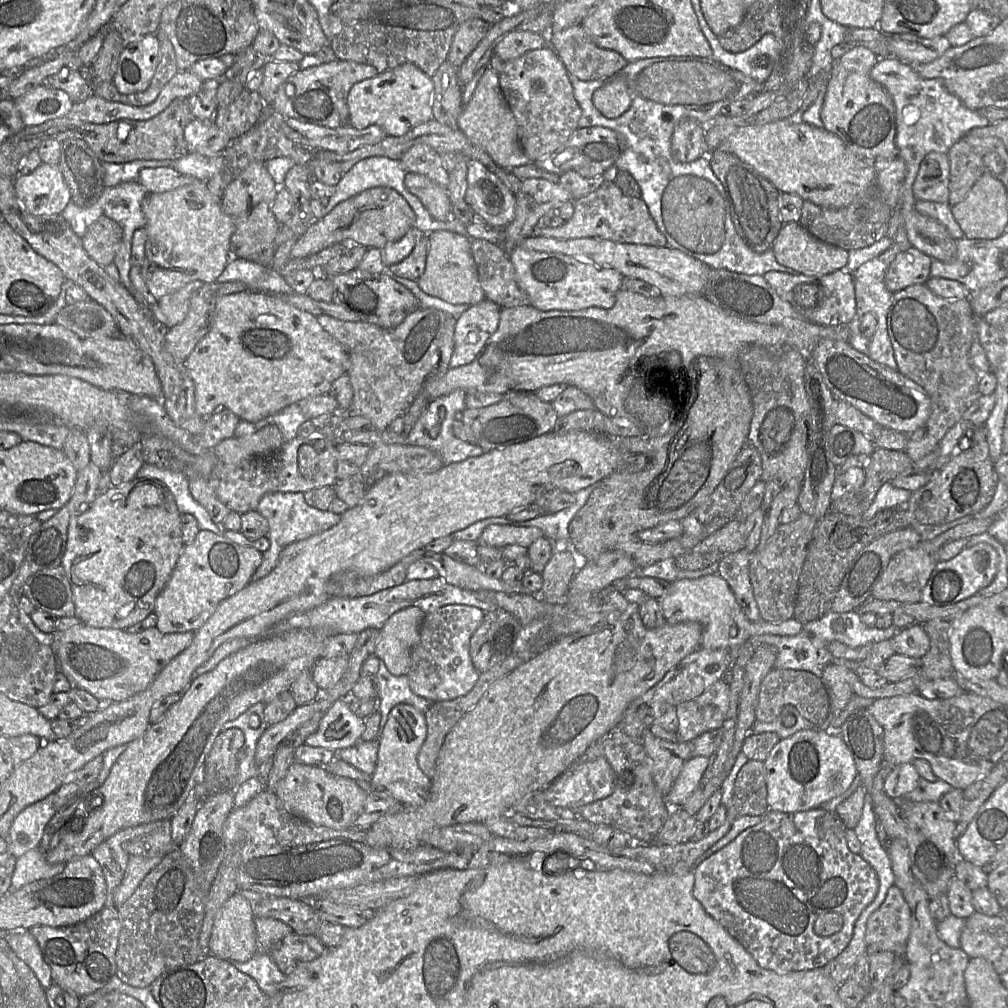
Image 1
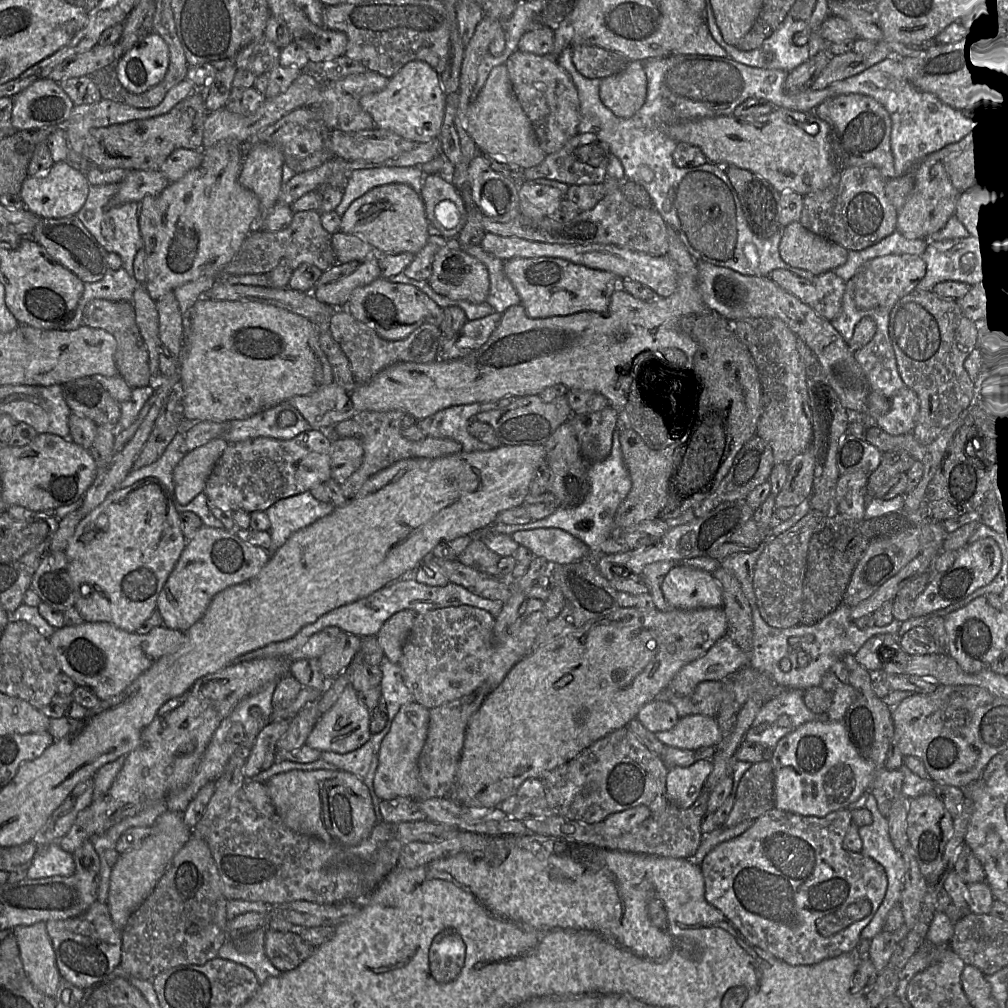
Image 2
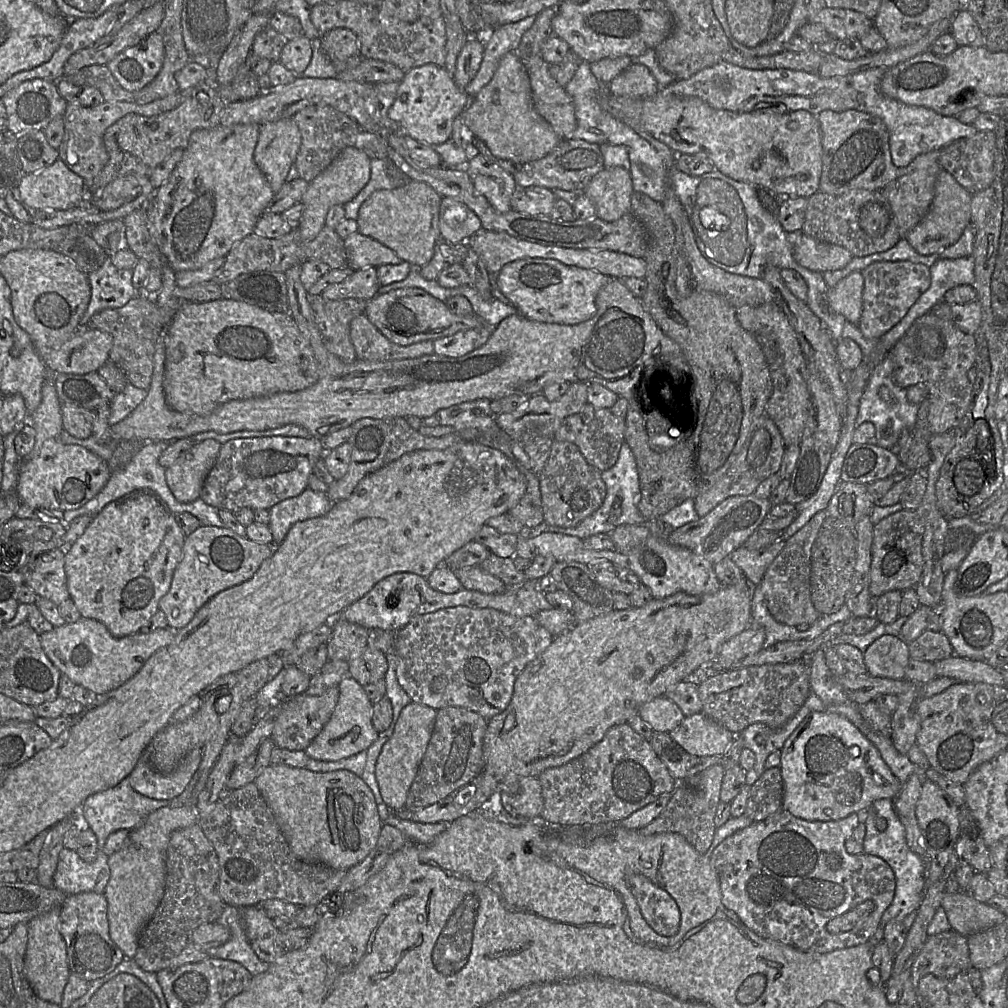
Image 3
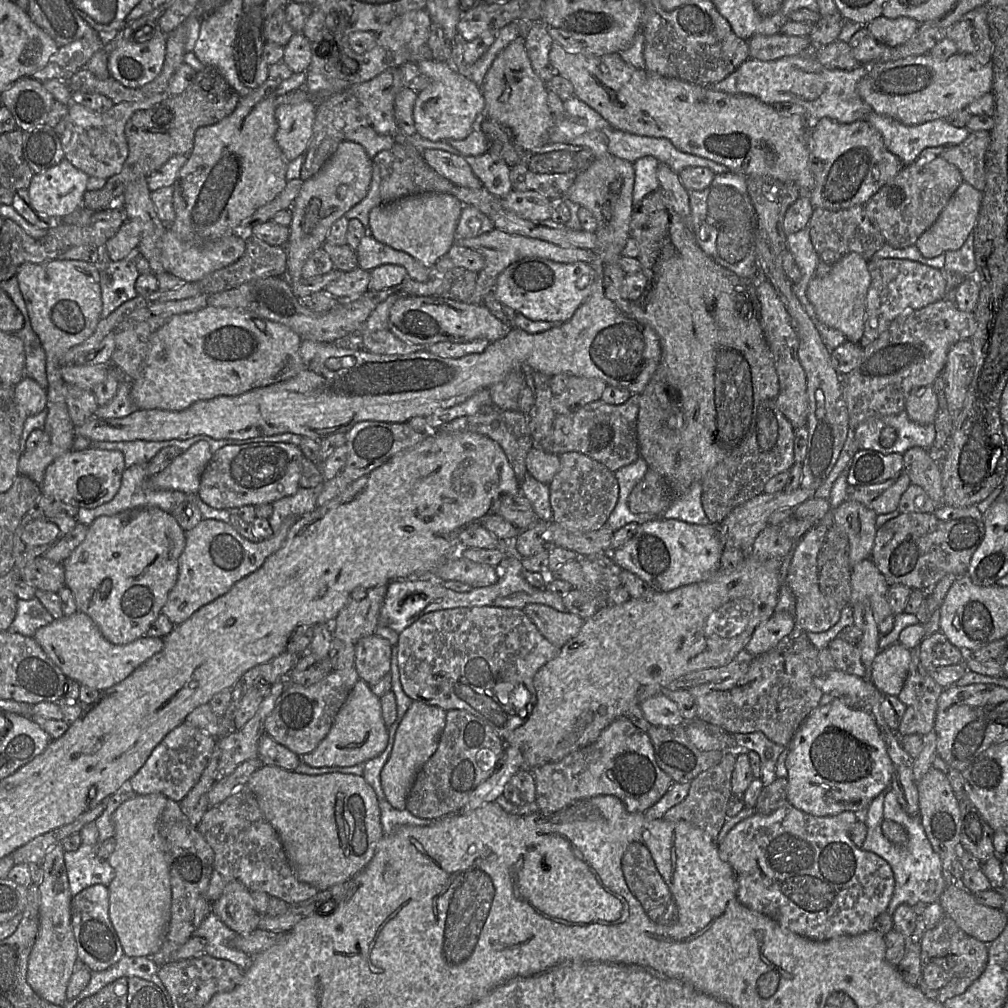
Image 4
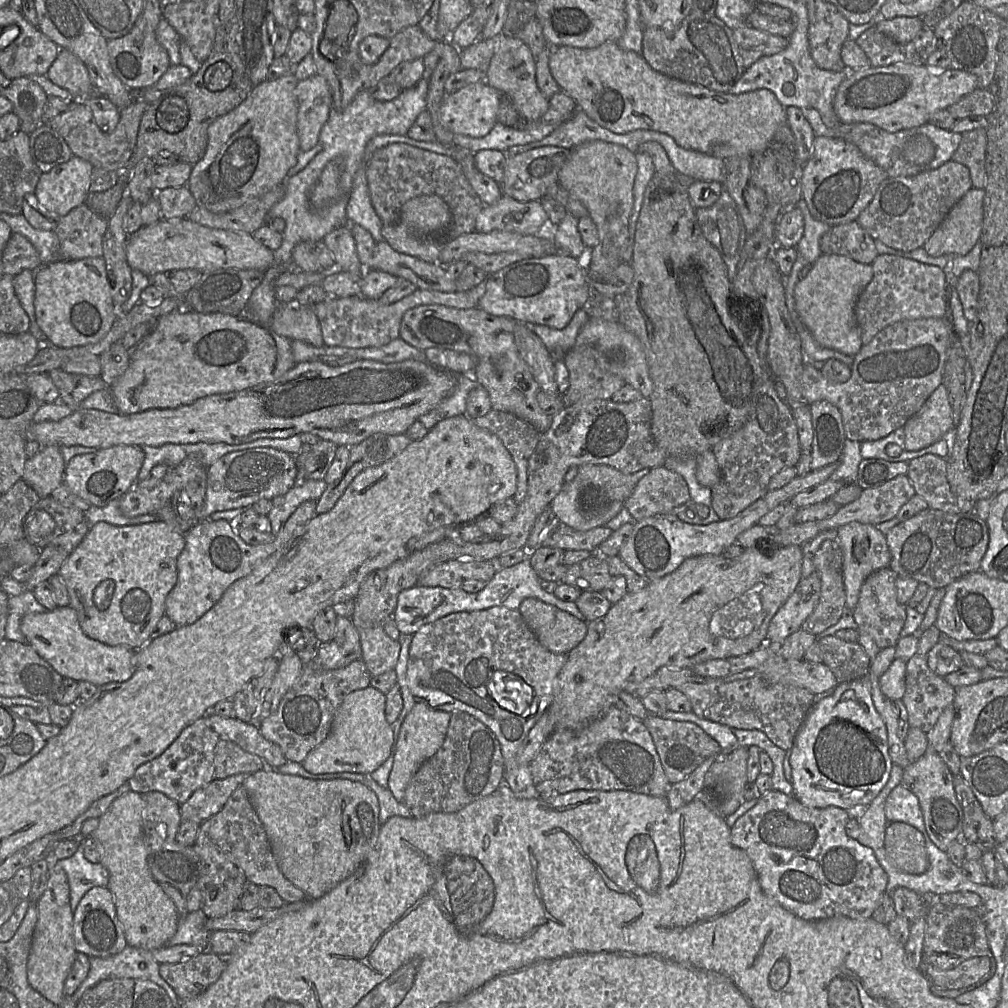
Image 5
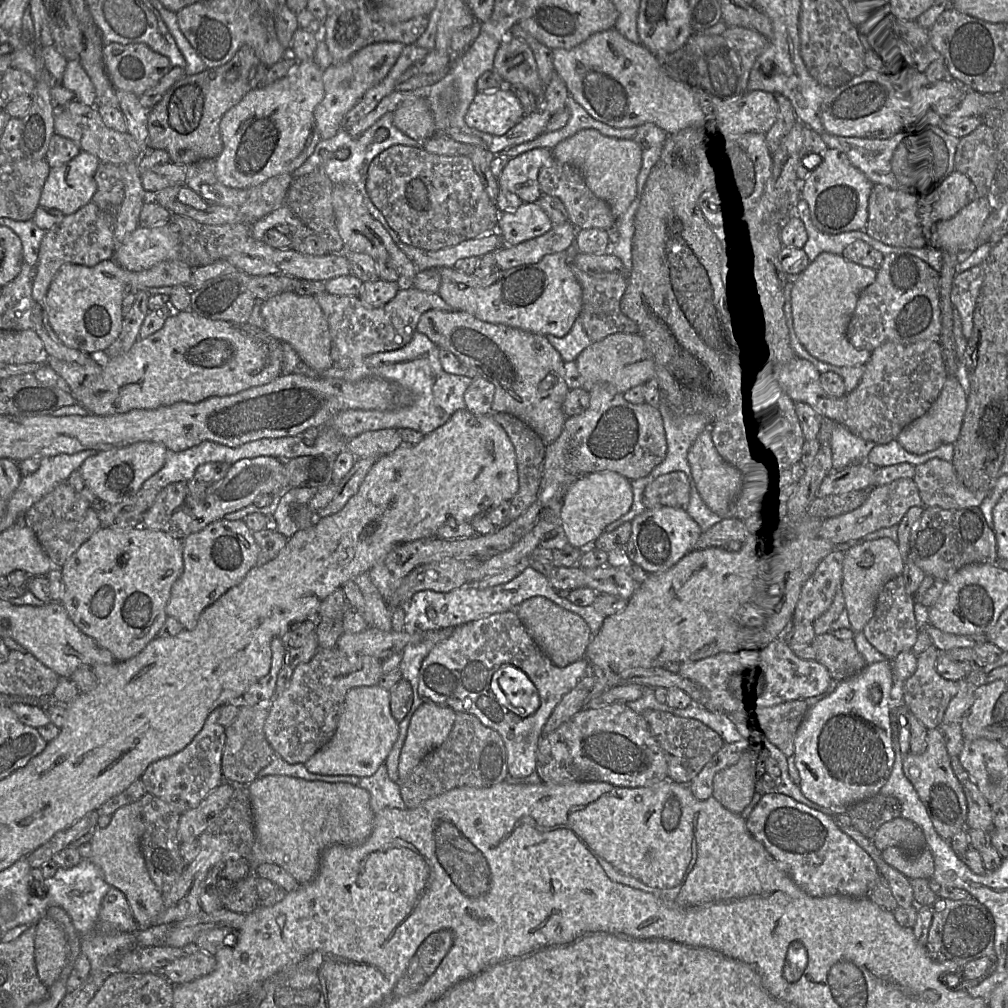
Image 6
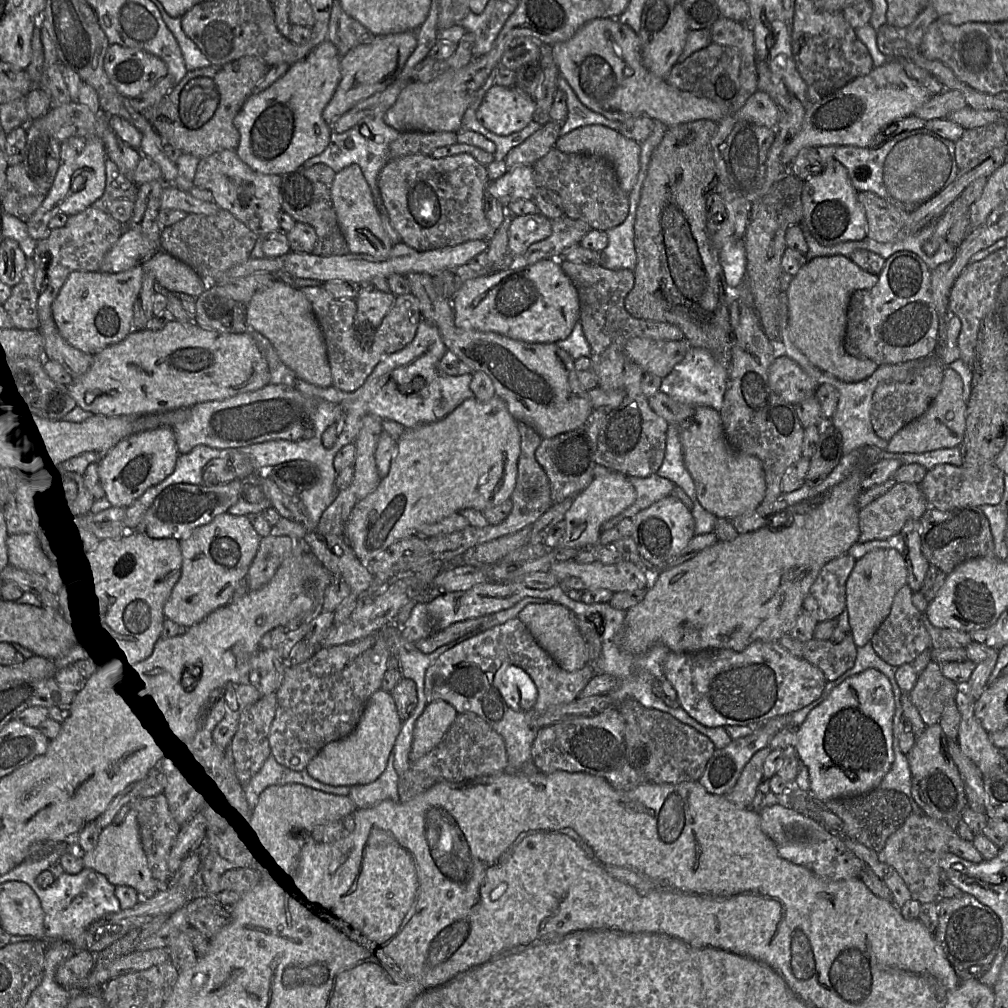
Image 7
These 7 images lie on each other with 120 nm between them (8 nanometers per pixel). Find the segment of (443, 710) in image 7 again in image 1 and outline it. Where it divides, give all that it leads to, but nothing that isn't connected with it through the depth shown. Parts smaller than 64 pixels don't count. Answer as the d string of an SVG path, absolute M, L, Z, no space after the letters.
M398 704L389 713L387 723L380 737L377 766L371 774L370 784L374 790L385 788L396 781L406 781L424 790L431 787L431 779L418 765L417 756L427 736L425 714L409 704Z

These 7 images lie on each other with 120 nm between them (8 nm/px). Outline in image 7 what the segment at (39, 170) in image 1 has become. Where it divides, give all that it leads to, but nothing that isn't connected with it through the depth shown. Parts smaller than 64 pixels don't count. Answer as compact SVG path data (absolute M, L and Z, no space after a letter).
M98 136L87 137L82 152L73 160L62 162L55 180L44 201L26 222L29 235L36 241L47 236L49 221L58 213L68 216L78 214L99 199L105 190L105 161L107 154L103 139Z

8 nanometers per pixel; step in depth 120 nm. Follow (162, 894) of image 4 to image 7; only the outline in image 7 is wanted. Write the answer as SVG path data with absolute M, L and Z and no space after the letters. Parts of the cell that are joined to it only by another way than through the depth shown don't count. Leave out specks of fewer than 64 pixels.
M134 809L129 810L120 824L111 824L101 830L96 846L82 854L84 868L92 869L106 877L114 887L127 886L135 889L140 899L149 899L158 891L159 886L152 878L143 852L139 826Z

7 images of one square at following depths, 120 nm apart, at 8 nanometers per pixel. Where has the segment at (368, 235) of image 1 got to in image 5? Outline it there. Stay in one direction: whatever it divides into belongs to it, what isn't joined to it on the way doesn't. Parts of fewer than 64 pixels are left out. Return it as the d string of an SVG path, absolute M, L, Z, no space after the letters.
M423 195L406 202L401 208L399 222L396 225L384 224L381 234L394 250L428 263L437 263L442 248L447 243L438 243L438 238L434 238L434 235L443 234L451 219L450 208L440 196Z

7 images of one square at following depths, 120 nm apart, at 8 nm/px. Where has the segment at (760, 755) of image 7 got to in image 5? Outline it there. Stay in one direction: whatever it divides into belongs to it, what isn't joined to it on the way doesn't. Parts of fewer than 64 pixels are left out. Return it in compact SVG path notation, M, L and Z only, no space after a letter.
M739 746L722 752L725 755L717 755L717 761L706 773L704 787L717 798L718 813L726 819L744 803L749 750Z

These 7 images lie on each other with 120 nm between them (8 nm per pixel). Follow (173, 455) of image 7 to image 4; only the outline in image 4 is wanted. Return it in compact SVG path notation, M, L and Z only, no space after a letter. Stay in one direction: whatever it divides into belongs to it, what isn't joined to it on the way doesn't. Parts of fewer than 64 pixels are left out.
M94 448L80 451L70 449L46 468L43 481L38 486L43 496L54 498L77 508L95 508L109 502L116 495L124 469L124 455L120 451Z

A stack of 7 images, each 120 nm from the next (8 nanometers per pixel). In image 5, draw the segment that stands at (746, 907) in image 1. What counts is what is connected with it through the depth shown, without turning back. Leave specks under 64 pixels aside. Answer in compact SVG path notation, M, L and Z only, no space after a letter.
M770 790L731 827L731 843L750 857L764 893L797 917L809 921L834 916L870 918L886 893L888 875L872 848L846 834L849 819L846 809L812 808L803 805L794 796Z

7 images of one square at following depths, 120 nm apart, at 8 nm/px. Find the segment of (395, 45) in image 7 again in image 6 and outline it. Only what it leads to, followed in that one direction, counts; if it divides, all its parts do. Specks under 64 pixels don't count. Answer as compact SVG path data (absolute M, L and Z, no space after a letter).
M377 42L354 53L347 61L326 67L323 71L324 98L314 110L316 126L322 140L329 139L340 130L344 116L361 100L364 94L381 82L399 58L405 44Z

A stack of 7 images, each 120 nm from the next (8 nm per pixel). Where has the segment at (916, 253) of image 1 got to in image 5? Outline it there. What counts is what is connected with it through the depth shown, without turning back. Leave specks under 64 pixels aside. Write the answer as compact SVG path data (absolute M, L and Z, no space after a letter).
M878 255L872 262L871 266L873 278L860 293L854 309L863 345L870 343L878 332L895 322L921 318L946 317L950 287L948 264L945 269L941 269L937 266L924 264L916 260L899 256Z

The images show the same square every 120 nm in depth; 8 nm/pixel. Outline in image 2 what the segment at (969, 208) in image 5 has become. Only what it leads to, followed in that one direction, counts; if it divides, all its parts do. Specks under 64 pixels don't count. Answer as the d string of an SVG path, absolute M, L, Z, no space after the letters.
M923 160L913 171L914 186L905 205L898 211L897 231L907 239L928 239L942 229L955 214L960 196L953 186L942 161L923 164Z

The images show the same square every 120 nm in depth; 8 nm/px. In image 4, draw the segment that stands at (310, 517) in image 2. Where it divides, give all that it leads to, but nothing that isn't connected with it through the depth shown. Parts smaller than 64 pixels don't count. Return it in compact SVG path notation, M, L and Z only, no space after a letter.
M323 483L314 488L301 488L291 496L272 503L273 513L267 519L274 533L278 532L284 520L289 517L302 517L317 508L317 498L322 492Z

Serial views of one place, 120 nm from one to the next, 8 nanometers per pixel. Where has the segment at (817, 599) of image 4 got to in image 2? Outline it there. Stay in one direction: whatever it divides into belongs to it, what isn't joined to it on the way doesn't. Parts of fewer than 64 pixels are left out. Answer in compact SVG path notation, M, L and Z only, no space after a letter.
M810 510L790 529L766 541L755 565L753 587L760 614L771 627L784 629L801 625L809 543L824 516L825 513L821 511Z

